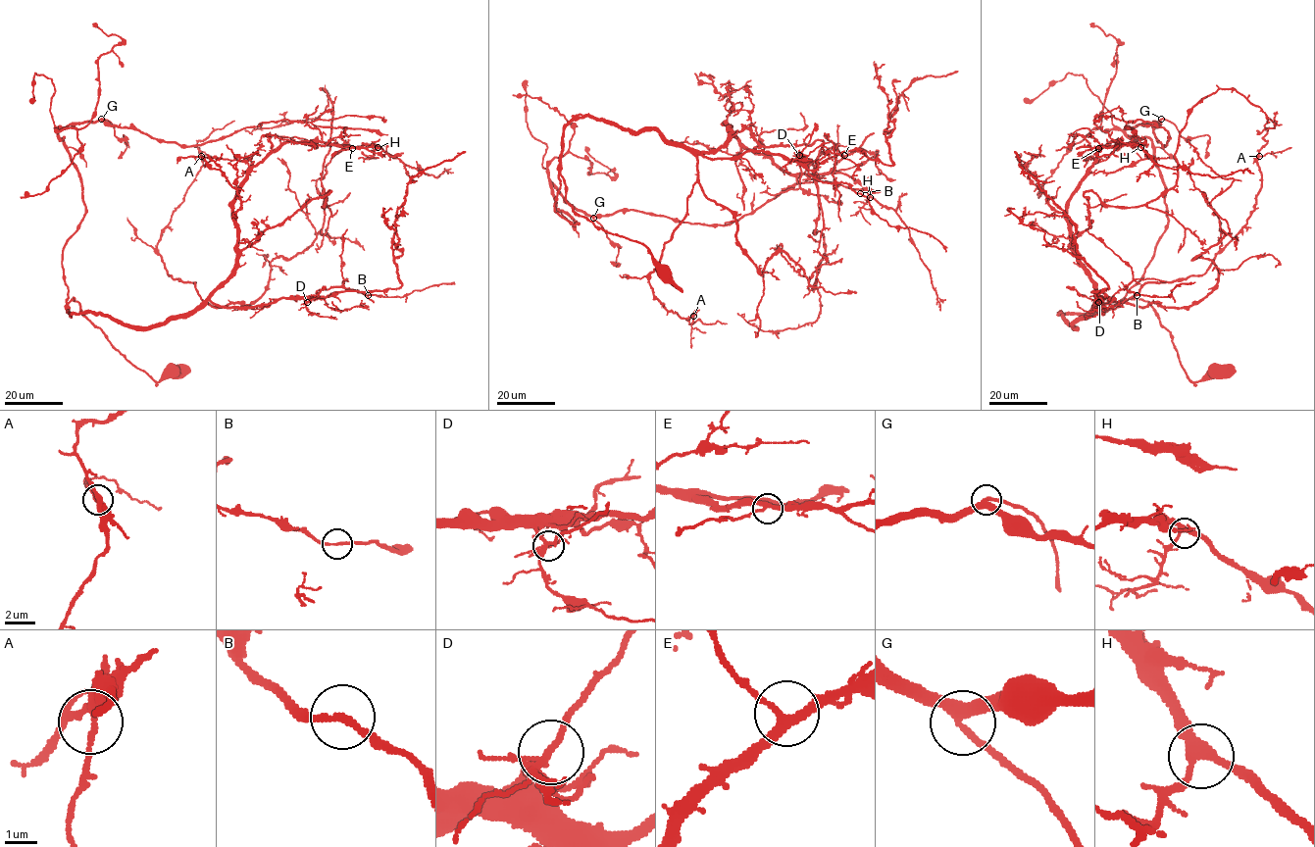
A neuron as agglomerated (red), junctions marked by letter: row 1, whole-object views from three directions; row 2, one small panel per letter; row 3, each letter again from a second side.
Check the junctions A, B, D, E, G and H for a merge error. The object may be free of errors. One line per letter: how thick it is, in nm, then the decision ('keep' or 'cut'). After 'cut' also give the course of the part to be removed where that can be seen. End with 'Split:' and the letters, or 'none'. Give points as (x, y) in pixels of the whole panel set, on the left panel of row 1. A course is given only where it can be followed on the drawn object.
A: calibre 280 nm; keep
B: calibre 180 nm; keep
D: calibre 190 nm; keep
E: calibre 240 nm; keep
G: calibre 280 nm; keep
H: calibre 280 nm; keep
Split: none

